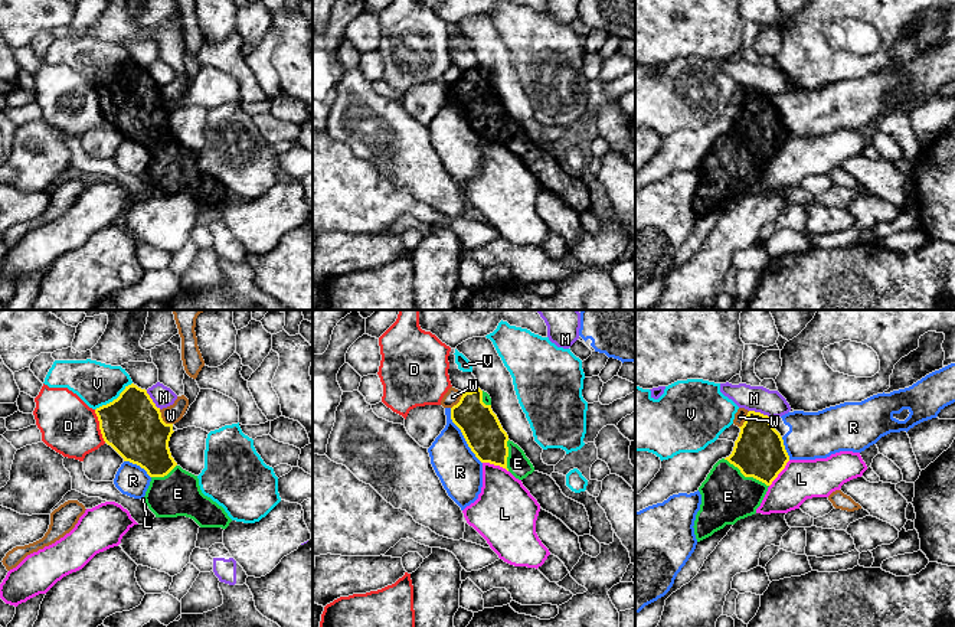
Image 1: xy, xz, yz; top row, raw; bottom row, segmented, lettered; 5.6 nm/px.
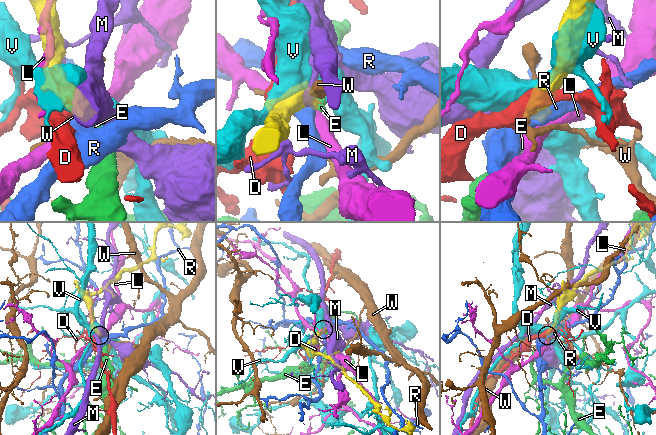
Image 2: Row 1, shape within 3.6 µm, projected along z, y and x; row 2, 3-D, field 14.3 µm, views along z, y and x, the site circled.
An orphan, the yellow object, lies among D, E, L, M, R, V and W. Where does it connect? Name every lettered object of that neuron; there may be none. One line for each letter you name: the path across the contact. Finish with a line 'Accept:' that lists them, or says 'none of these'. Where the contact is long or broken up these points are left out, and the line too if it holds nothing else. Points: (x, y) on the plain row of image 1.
Accept: E

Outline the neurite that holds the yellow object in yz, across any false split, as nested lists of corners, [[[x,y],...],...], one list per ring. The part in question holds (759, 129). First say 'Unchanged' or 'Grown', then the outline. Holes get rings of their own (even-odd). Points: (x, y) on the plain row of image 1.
Grown. [[[749,88],[739,105],[732,131],[719,137],[699,164],[701,182],[693,203],[697,219],[755,192],[768,164],[789,138],[768,92]]]

